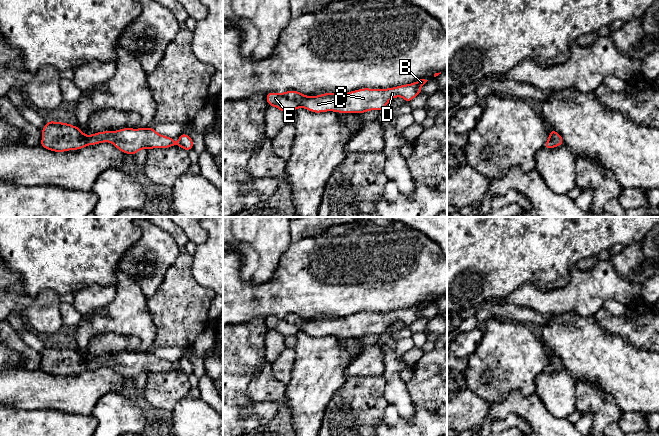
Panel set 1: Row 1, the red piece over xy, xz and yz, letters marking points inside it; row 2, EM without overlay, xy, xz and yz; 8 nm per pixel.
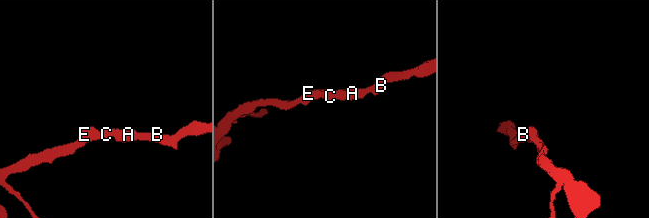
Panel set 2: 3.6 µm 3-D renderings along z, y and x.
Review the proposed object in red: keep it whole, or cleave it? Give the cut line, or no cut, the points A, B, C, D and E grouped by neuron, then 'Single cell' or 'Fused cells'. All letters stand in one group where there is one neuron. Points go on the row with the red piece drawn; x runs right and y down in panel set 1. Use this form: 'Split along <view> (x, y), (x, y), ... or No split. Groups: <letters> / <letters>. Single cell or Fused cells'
No split. Groups: A B C D E. Single cell

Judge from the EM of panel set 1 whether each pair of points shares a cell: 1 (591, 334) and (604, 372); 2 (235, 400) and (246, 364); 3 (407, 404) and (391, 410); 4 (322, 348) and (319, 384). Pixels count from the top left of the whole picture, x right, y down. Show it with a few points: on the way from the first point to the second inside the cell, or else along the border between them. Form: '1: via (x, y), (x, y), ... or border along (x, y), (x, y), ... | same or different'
1: via (591, 343), (591, 349), (604, 363) | same
2: via (235, 391), (235, 375), (237, 373) | same
3: border along (389, 403), (395, 406), (400, 417) | different
4: via (322, 357), (319, 375) | same

